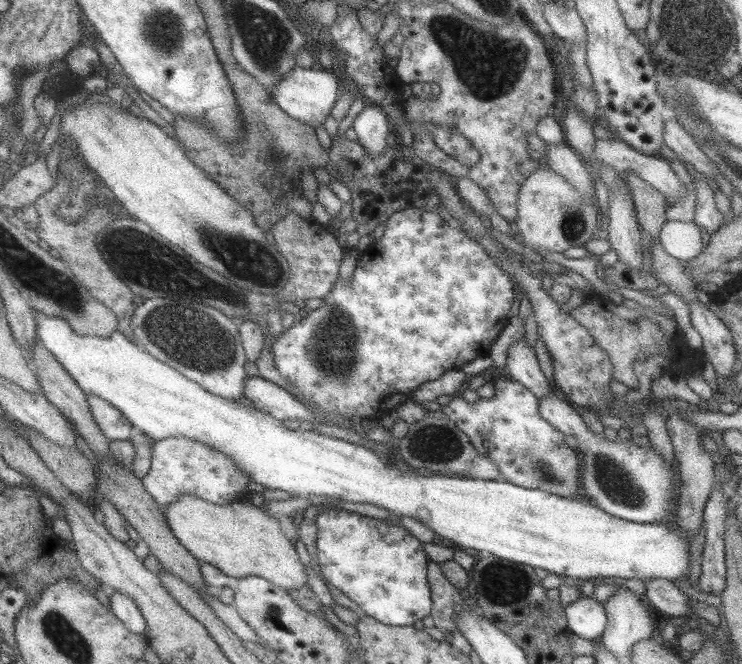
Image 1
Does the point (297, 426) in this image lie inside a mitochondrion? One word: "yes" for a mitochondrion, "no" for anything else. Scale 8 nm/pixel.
no

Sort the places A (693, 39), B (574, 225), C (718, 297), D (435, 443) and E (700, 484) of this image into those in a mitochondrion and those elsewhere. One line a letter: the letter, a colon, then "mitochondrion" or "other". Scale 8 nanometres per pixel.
A: mitochondrion
B: mitochondrion
C: other
D: mitochondrion
E: other

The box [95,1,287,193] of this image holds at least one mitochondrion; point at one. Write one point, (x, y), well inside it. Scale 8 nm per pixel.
(165, 33)

